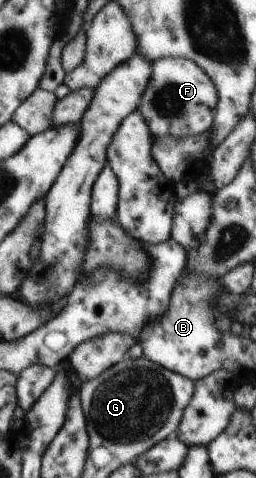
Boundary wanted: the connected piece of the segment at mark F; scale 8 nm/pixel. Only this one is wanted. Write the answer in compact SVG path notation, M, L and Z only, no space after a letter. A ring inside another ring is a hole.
M164 57L152 62L152 79L137 110L148 121L153 139L163 139L166 135L182 139L209 131L214 123L216 105L216 85L200 66L184 57Z

